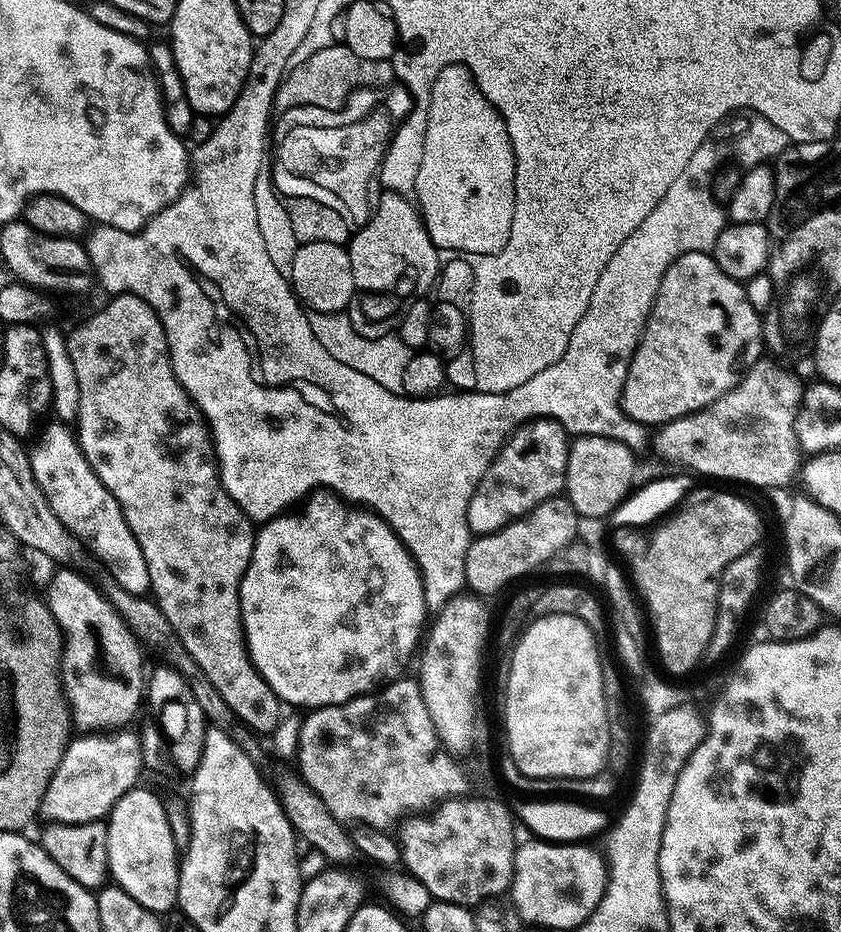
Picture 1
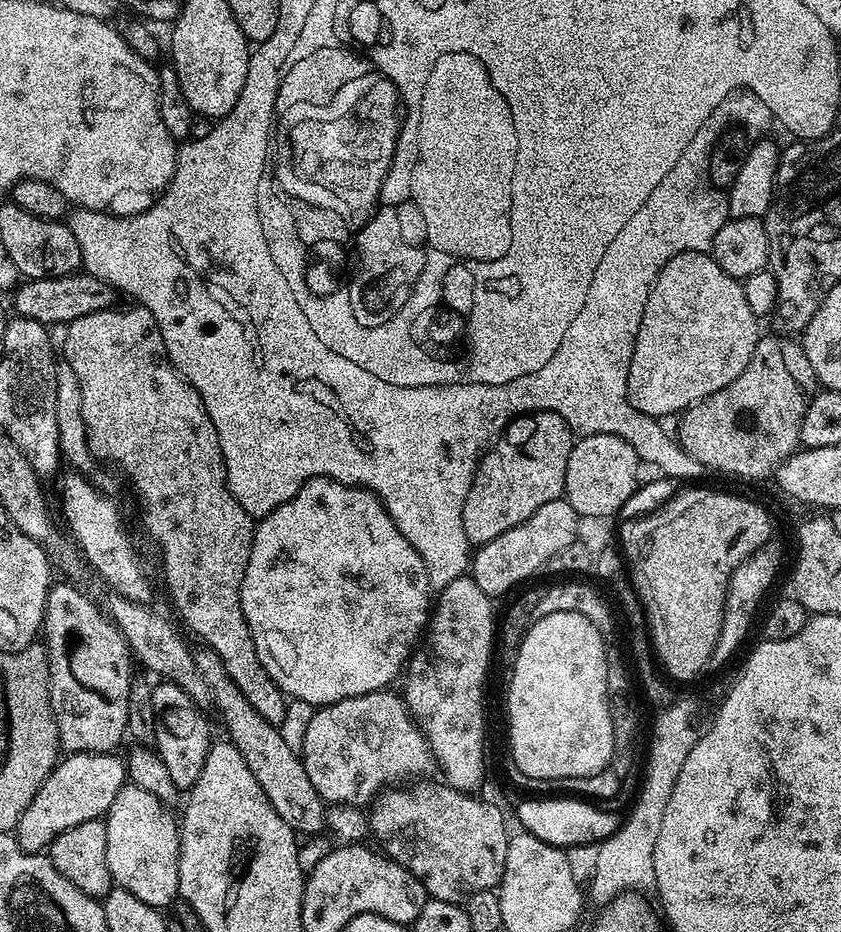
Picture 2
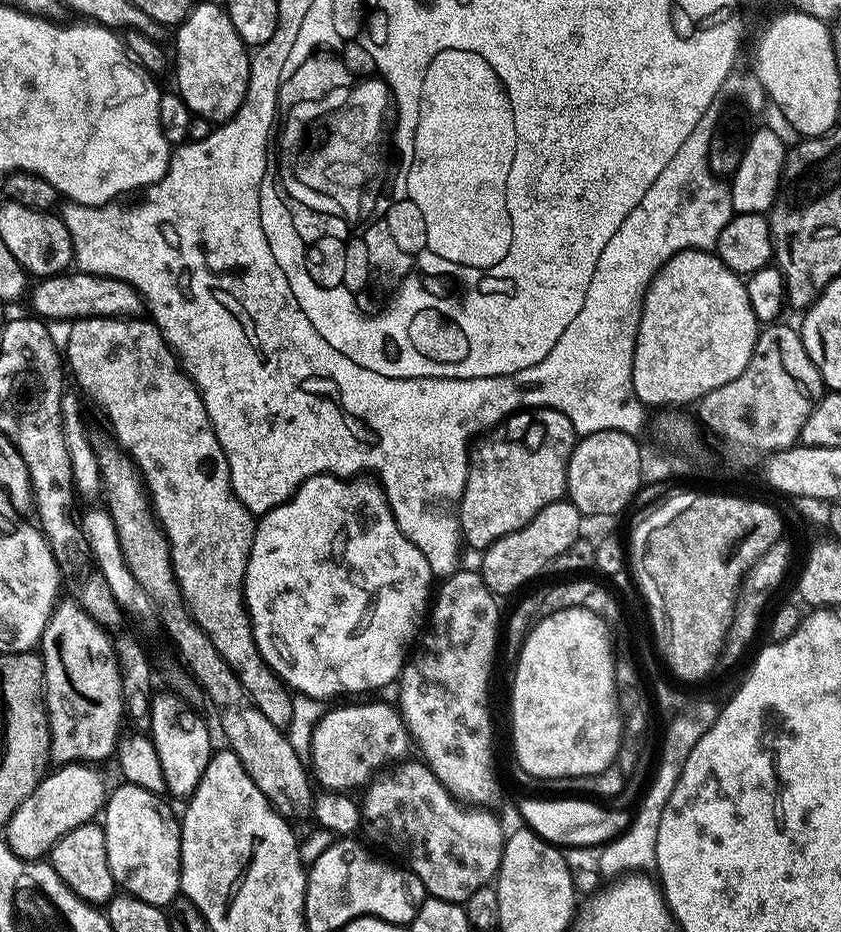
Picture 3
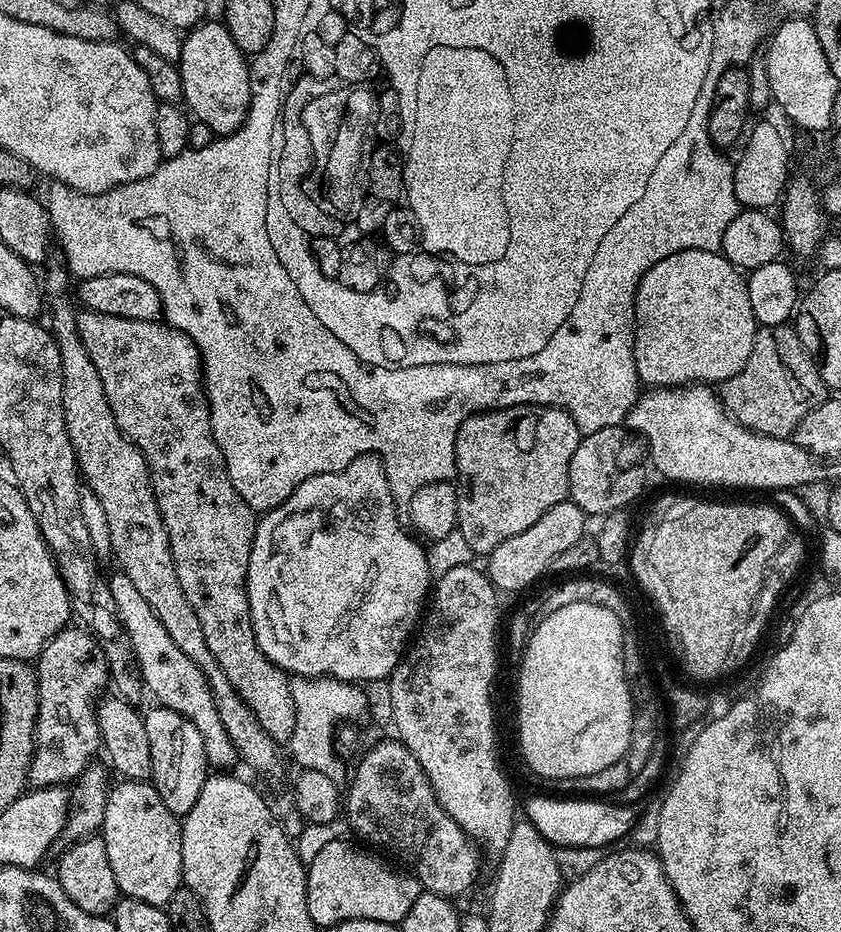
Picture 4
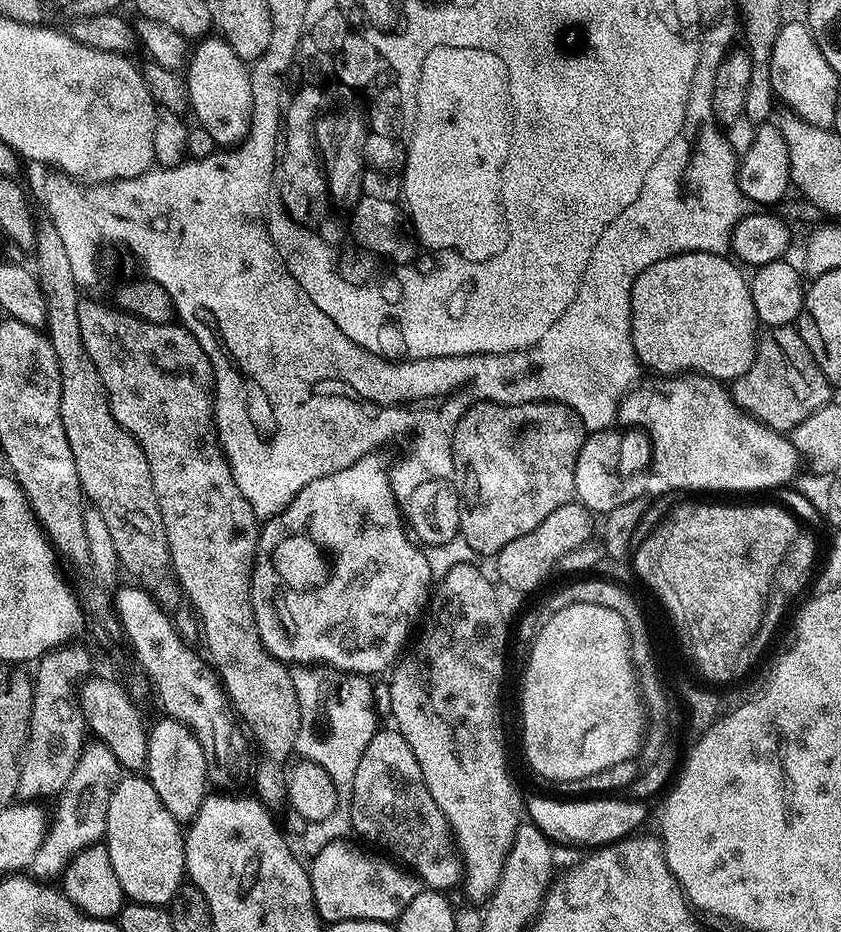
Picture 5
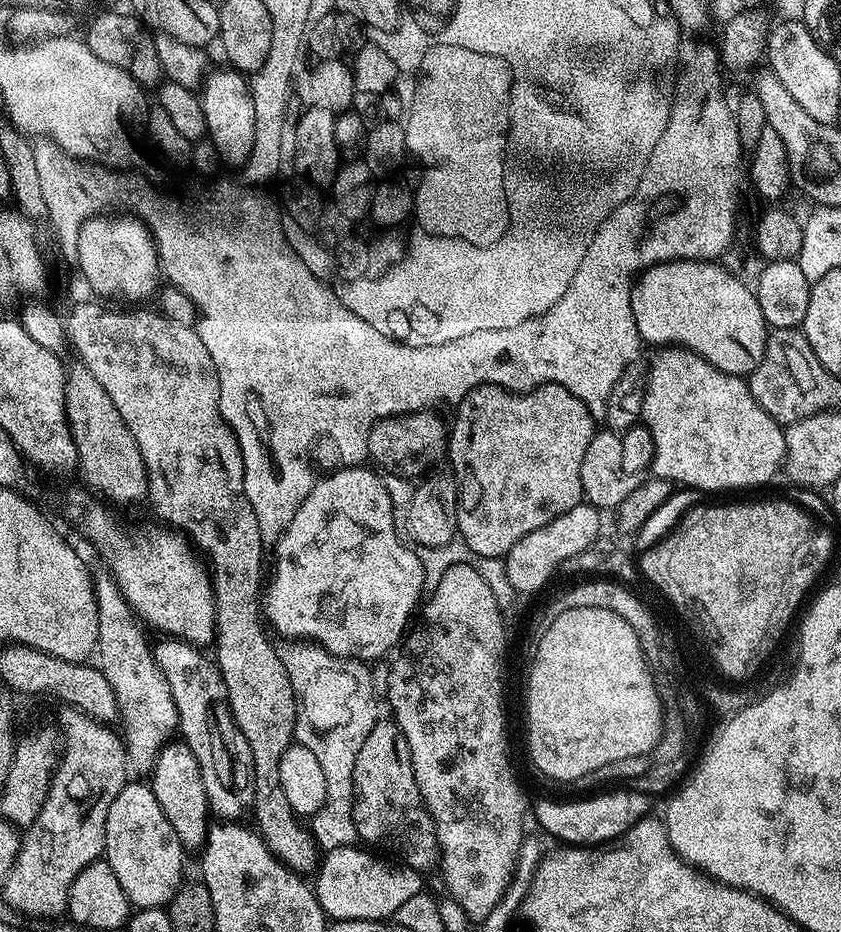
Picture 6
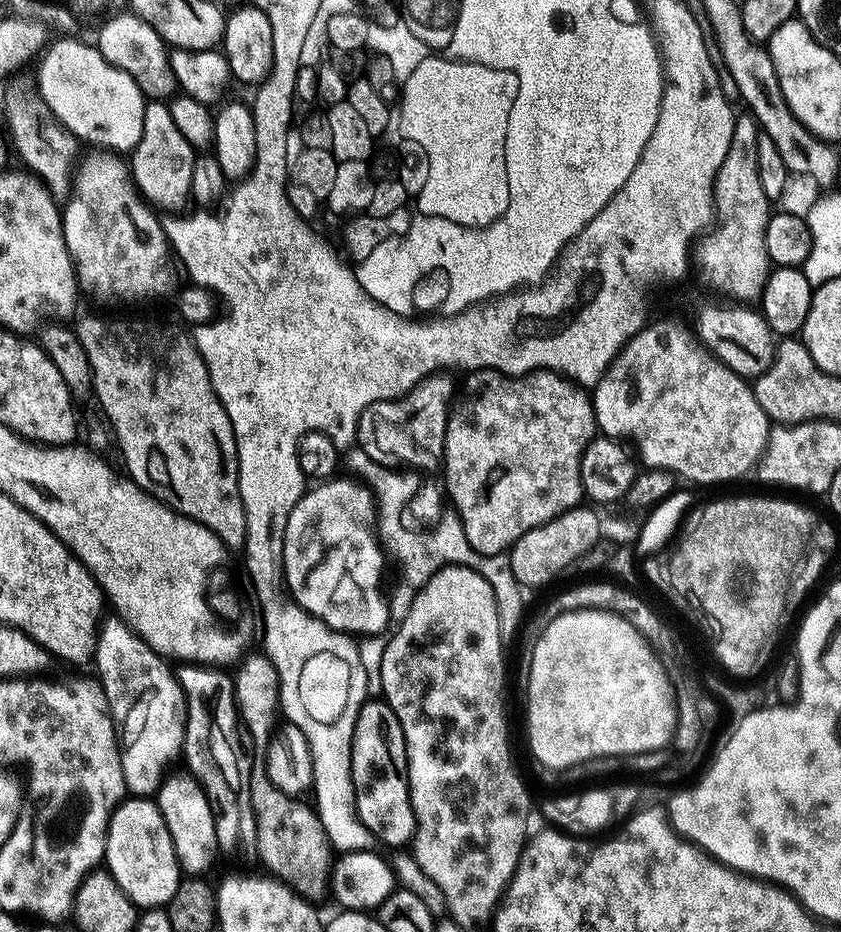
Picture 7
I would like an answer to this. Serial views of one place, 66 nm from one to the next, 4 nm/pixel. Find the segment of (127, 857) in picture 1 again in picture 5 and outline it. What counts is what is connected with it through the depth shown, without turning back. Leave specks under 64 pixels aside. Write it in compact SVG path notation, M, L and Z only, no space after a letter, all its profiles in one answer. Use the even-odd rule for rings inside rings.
M124 774L116 782L116 788L112 792L112 797L108 803L108 831L106 833L106 843L108 846L108 853L110 854L110 862L114 862L114 874L118 874L118 882L122 882L122 890L125 897L129 901L137 904L159 904L161 906L167 905L168 901L172 899L181 884L186 880L186 869L184 866L184 837L185 833L182 831L181 821L174 818L174 814L170 814L170 810L166 810L166 806L162 806L162 798L158 798L158 794L154 790L154 786L148 781L147 775L144 774Z

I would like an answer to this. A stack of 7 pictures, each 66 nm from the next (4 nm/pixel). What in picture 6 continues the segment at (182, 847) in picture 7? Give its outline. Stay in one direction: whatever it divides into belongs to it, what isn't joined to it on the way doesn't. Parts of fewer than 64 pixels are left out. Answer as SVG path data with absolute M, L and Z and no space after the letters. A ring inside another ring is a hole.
M176 738L164 745L150 773L150 787L154 798L158 798L158 806L162 806L162 814L170 818L170 826L174 826L181 846L186 850L203 849L210 827L210 809L198 758L194 758L194 750L183 739Z

